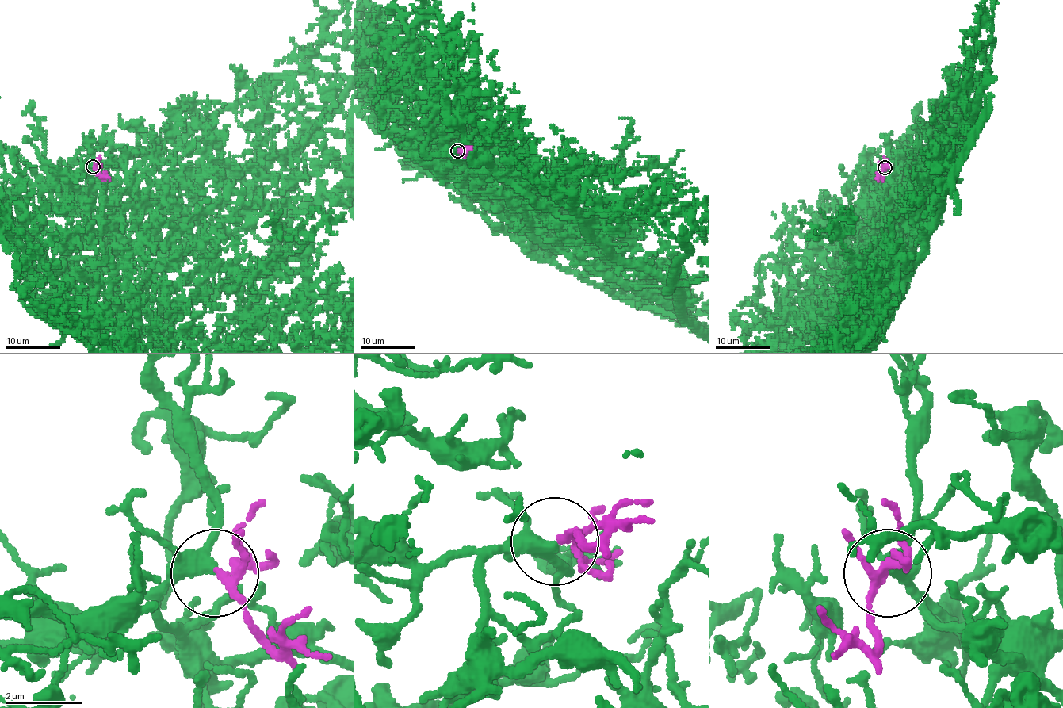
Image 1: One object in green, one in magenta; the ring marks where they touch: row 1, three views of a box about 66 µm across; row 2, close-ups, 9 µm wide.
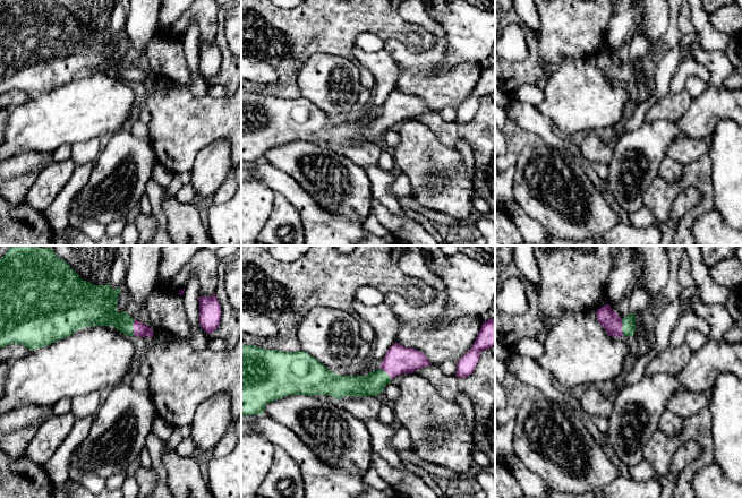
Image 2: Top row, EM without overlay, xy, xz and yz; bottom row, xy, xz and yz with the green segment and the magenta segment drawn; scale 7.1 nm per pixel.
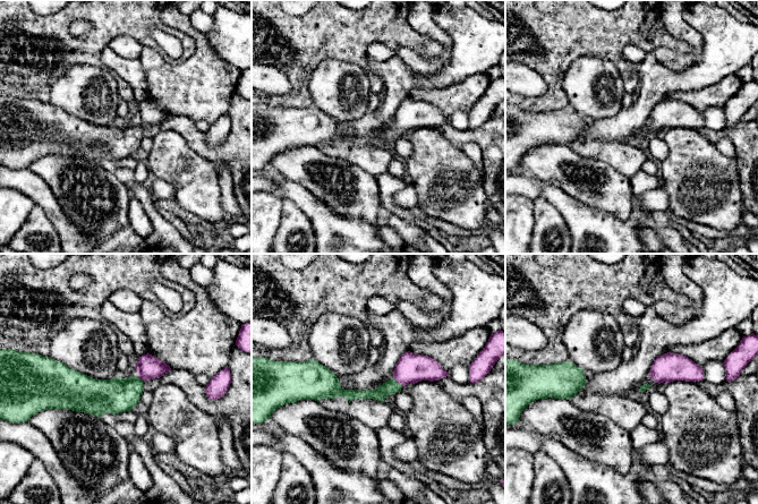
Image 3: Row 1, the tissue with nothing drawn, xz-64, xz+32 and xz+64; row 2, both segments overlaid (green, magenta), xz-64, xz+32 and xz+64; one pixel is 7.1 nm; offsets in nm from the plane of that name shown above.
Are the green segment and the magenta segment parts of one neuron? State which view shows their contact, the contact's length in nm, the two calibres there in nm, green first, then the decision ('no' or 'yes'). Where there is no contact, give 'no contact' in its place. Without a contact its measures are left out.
yz | 130 nm | 100/140 nm | yes

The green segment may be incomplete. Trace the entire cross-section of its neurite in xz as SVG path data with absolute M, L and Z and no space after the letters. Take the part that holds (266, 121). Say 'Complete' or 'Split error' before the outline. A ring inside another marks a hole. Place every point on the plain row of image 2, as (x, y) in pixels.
Split error. M395 88L387 96L378 117L366 122L341 122L301 96L283 98L255 92L241 92L241 163L264 161L267 150L290 141L329 141L336 147L343 143L377 143L394 123L412 120L430 111L420 97L404 94Z

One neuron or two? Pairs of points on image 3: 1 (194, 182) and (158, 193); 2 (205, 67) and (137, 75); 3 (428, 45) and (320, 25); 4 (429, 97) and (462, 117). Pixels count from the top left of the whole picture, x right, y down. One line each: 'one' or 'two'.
1: two
2: two
3: one
4: two

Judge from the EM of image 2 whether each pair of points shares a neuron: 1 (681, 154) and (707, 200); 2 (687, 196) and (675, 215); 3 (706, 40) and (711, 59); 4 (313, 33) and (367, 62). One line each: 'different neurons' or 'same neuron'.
1: different neurons
2: same neuron
3: different neurons
4: different neurons

